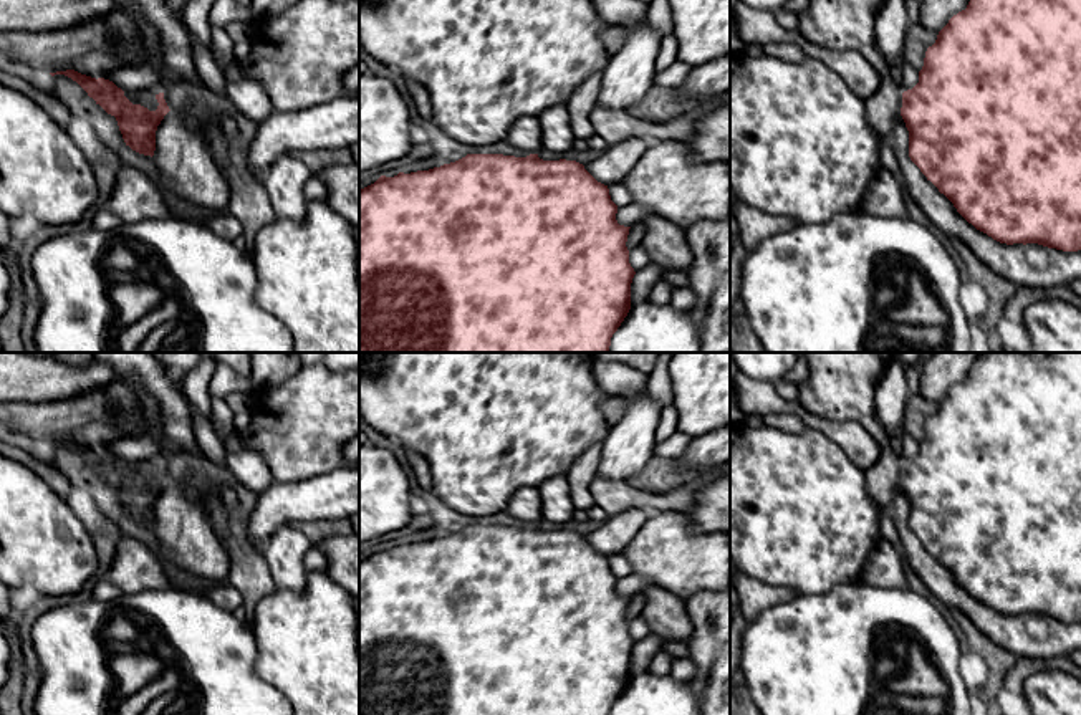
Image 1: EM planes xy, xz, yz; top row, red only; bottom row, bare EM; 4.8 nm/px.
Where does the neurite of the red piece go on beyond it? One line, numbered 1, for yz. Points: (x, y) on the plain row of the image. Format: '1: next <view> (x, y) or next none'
1: next none

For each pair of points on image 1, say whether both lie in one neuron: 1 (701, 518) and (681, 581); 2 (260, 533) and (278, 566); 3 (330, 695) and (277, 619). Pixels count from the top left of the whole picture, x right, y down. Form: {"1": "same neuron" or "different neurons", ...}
{"1": "different neurons", "2": "different neurons", "3": "same neuron"}

